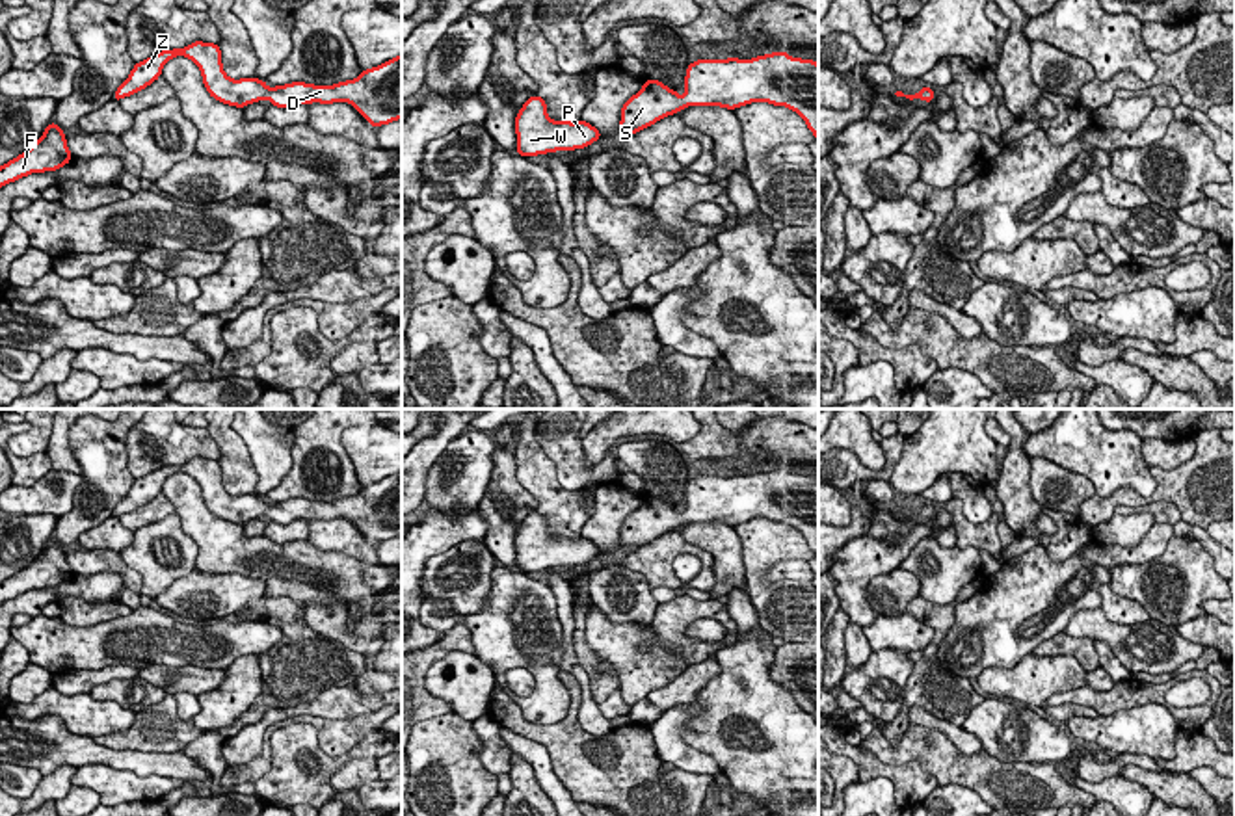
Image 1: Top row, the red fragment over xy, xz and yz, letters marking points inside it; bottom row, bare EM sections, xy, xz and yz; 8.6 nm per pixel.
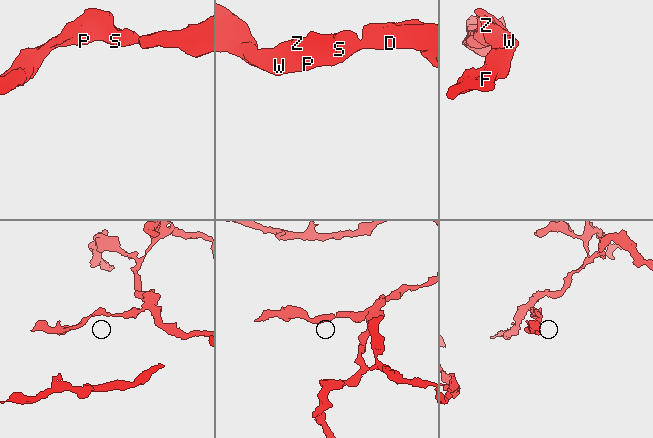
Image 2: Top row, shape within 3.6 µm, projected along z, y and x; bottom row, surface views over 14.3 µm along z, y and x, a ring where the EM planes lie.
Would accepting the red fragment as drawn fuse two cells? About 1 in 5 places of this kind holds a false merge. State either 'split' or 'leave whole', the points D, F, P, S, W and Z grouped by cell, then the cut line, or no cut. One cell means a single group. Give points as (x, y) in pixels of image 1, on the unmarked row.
leave whole; groups D F P S W Z; cut none

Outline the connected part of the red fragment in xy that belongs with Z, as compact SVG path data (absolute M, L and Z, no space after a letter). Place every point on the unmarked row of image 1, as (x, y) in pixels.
M193 457L184 465L162 467L138 478L128 494L117 504L113 517L121 517L151 502L160 494L164 481L177 472L192 476L201 487L208 511L229 522L244 524L262 515L268 515L277 524L312 519L348 519L374 545L402 535L402 470L378 483L361 487L353 496L333 502L292 498L270 506L259 494L232 496L227 493L219 461L203 457Z

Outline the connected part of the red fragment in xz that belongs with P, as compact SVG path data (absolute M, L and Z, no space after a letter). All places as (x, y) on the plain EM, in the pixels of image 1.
M534 511L515 533L517 571L528 574L556 567L575 567L601 556L601 548L586 537L554 537L547 532L547 519Z

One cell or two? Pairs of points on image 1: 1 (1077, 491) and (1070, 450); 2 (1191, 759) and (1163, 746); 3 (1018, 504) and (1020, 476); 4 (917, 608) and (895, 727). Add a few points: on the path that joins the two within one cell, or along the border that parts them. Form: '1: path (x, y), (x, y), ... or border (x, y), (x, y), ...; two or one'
1: border (1033, 456), (1042, 456), (1081, 473), (1096, 491); two
2: border (1181, 729), (1174, 740), (1174, 755), (1155, 759); two
3: path (1018, 497), (1020, 484); one
4: path (938, 634), (927, 657), (927, 684), (914, 697); one

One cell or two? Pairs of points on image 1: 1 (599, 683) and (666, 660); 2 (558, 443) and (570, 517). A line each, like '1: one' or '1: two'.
1: two
2: two

